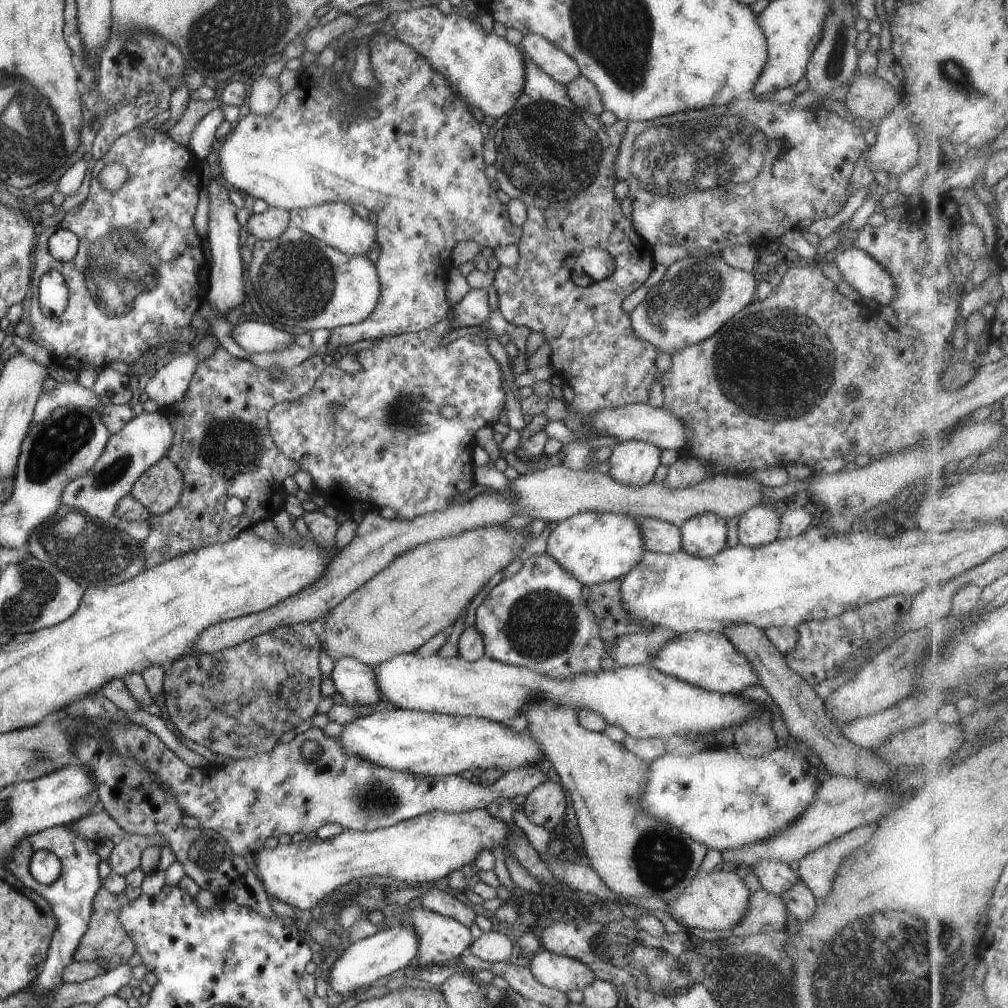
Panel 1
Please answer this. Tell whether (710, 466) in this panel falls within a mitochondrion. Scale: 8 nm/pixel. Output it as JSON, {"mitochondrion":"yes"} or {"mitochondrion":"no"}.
{"mitochondrion":"no"}

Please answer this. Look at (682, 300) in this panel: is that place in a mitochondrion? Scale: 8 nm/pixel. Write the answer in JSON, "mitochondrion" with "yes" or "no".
{"mitochondrion":"yes"}

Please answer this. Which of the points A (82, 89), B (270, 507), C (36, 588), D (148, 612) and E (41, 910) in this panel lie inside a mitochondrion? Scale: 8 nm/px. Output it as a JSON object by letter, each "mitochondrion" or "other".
{"A":"other","B":"other","C":"mitochondrion","D":"other","E":"other"}

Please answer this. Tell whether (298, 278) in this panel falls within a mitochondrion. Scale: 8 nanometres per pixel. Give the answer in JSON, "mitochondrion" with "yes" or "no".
{"mitochondrion":"yes"}

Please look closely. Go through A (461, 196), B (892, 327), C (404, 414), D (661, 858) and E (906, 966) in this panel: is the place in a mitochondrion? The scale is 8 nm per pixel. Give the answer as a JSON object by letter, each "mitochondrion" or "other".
{"A":"other","B":"other","C":"mitochondrion","D":"mitochondrion","E":"mitochondrion"}

